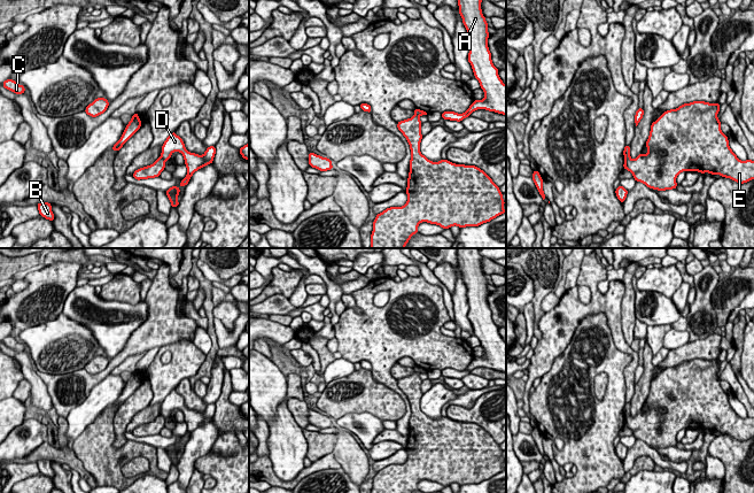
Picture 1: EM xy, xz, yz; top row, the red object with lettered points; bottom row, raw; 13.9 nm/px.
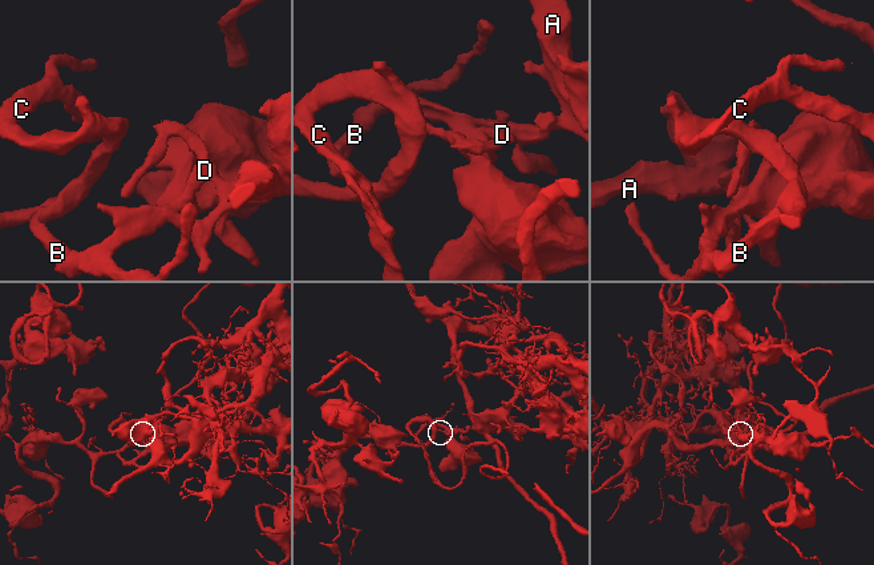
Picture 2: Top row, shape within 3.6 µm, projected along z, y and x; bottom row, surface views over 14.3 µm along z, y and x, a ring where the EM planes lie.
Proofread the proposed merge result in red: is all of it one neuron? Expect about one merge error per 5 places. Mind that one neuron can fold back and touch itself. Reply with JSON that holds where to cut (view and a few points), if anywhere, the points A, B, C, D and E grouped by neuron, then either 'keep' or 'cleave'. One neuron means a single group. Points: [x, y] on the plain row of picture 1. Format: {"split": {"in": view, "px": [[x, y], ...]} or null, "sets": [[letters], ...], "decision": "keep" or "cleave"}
{"split": {"in": "yz", "px": [[629, 414], [624, 416]]}, "sets": [["A", "D"], ["B", "C", "E"]], "decision": "cleave"}

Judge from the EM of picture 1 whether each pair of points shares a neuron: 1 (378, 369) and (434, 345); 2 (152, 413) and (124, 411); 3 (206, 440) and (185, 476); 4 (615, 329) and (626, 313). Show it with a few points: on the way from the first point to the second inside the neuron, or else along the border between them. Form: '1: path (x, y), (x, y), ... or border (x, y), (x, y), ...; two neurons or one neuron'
1: path (391, 355), (402, 345), (420, 345); one neuron
2: border (148, 405), (134, 415), (125, 431); two neurons
3: path (196, 447), (188, 456), (186, 467); one neuron
4: border (623, 294), (621, 330), (629, 346); two neurons

